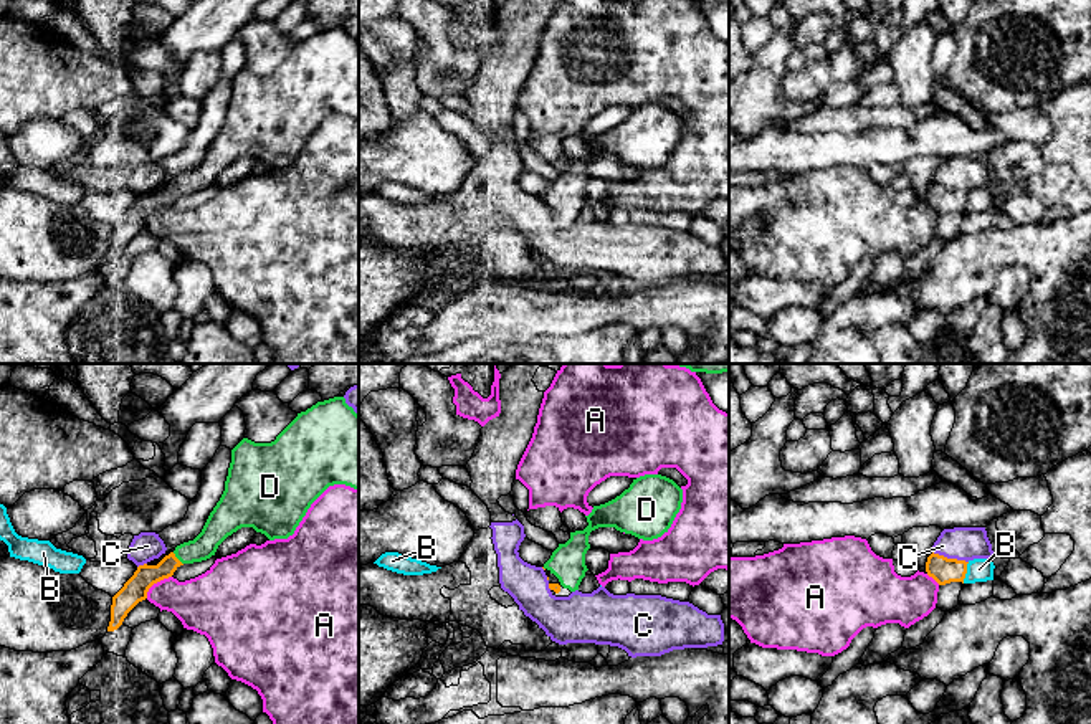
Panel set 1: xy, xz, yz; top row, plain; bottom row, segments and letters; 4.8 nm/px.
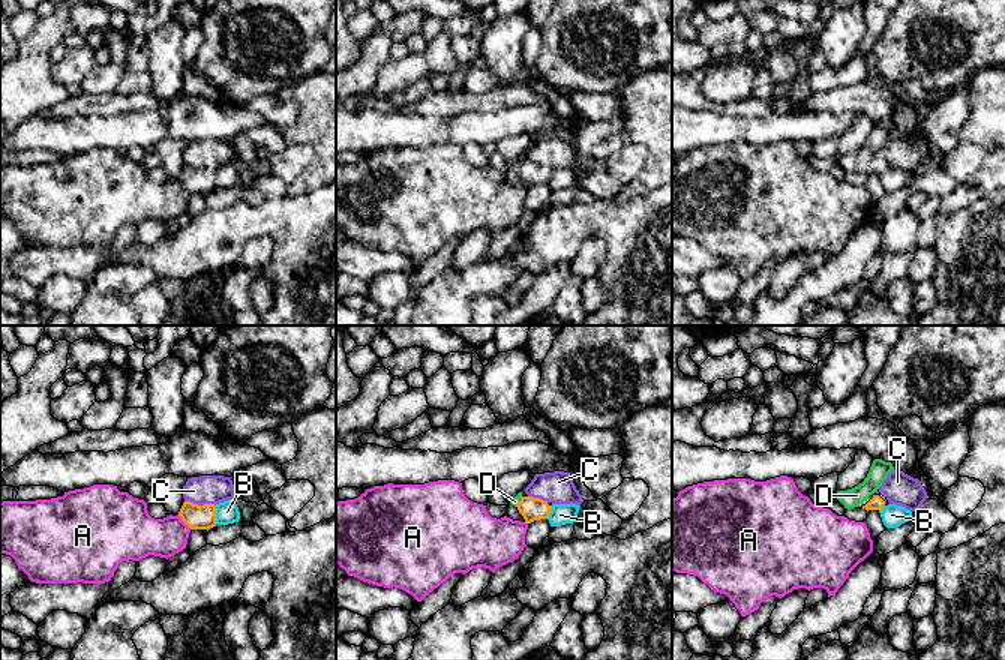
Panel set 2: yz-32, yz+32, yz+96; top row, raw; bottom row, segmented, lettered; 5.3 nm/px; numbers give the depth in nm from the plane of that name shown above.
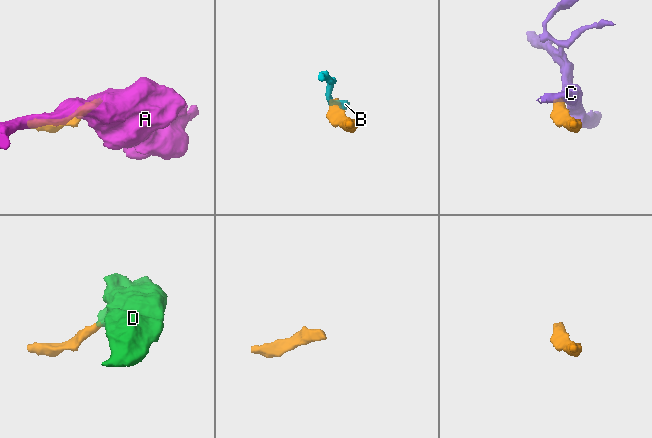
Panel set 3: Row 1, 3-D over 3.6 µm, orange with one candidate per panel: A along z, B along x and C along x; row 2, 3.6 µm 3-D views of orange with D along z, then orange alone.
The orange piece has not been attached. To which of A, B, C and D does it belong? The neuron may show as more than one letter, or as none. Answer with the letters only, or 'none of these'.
D

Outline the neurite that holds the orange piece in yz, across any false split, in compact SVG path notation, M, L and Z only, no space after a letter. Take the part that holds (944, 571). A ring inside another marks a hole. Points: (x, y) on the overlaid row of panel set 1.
M931 554L926 562L926 572L932 577L939 585L946 585L950 582L962 582L967 574L965 560L947 559L939 554Z

